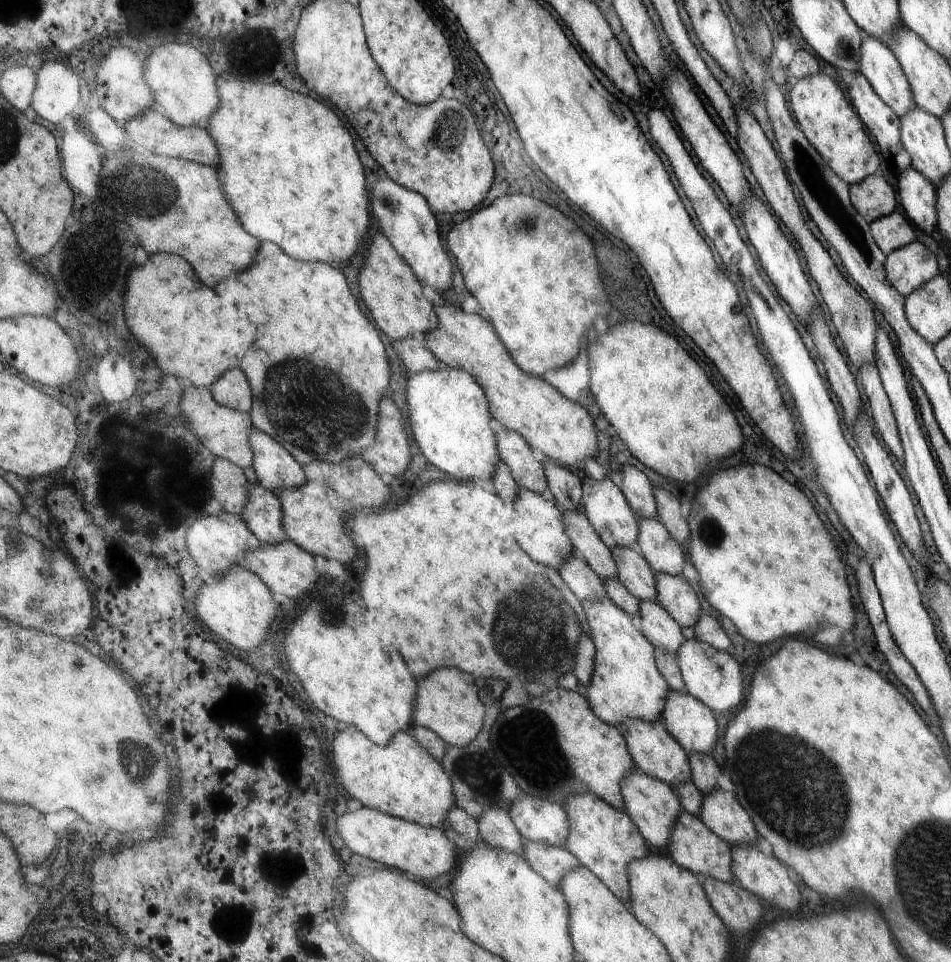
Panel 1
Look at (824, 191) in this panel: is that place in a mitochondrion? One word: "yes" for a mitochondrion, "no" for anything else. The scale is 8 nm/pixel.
yes

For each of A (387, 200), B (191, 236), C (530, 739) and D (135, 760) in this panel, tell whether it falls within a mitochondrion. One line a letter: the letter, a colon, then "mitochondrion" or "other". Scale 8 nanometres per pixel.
A: mitochondrion
B: other
C: mitochondrion
D: mitochondrion

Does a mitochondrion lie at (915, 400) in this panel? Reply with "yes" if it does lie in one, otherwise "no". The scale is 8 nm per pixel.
no

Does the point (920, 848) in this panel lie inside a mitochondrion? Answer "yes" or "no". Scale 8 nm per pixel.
yes

